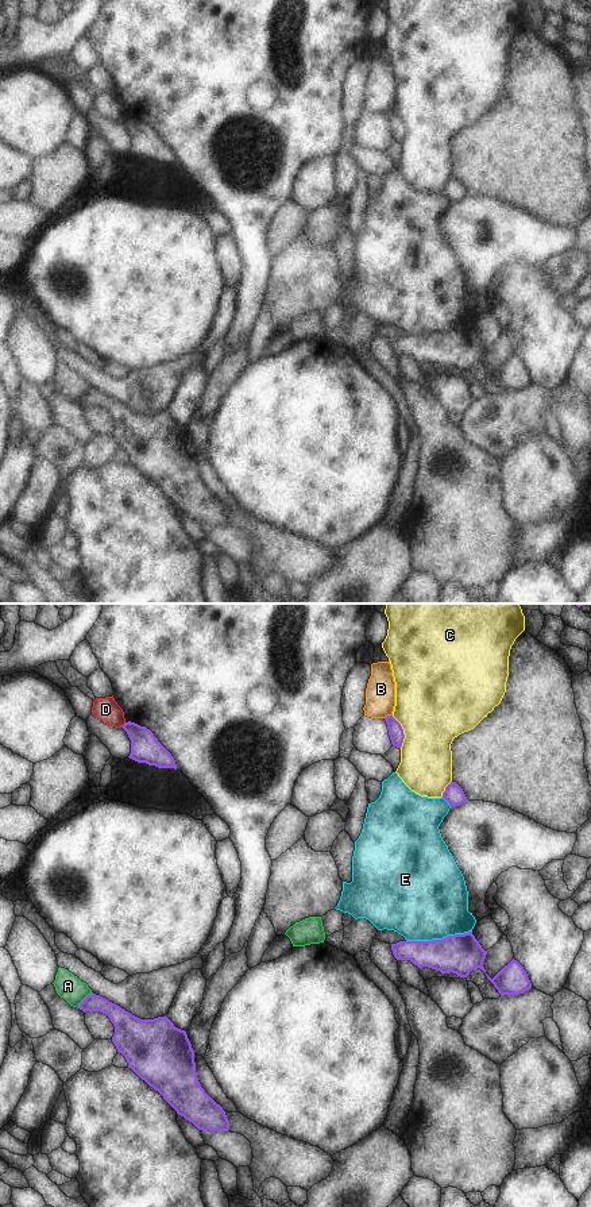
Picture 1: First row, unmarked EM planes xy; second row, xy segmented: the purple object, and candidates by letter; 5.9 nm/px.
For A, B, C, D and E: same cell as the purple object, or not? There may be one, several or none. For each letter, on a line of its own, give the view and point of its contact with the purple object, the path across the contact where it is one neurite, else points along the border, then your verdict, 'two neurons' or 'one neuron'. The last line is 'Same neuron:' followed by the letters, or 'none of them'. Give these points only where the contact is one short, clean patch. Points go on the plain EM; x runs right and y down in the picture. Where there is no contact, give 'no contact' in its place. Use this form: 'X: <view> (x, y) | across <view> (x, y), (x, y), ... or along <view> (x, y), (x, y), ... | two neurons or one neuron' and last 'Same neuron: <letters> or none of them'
A: xy (84, 394) | two neurons
B: xy (387, 111) | two neurons
C: xy (402, 127) | two neurons
D: xy (123, 120) | along xy (126, 118), (122, 122) | two neurons
E: xy (439, 335) | two neurons
Same neuron: none of them

